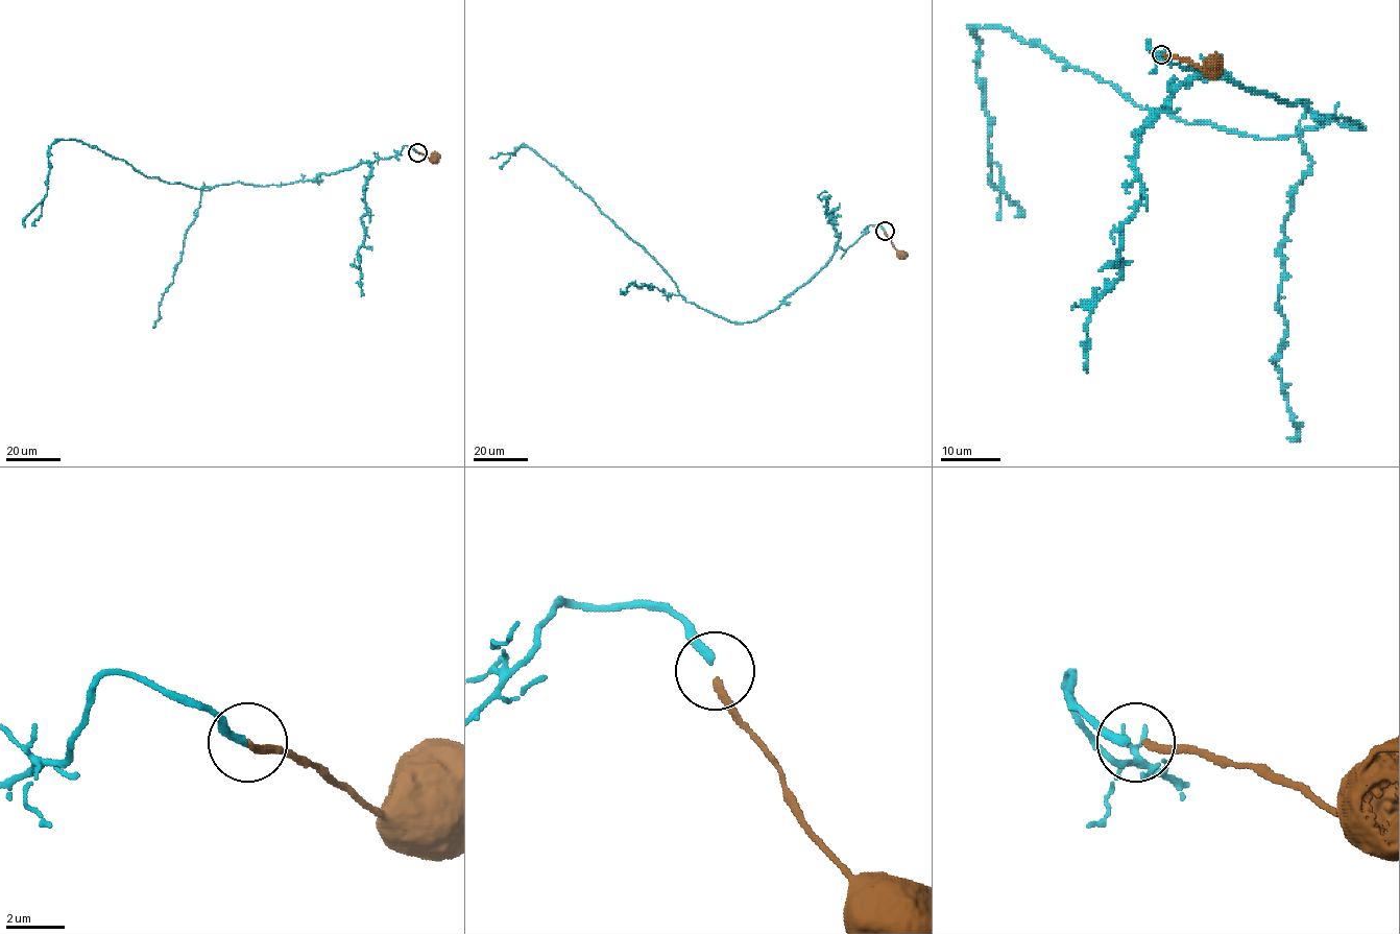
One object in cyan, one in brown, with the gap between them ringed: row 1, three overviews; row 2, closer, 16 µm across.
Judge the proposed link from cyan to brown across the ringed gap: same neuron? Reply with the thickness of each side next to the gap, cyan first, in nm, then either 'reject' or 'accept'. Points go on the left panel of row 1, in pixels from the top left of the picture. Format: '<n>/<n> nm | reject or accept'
280/260 nm | accept

